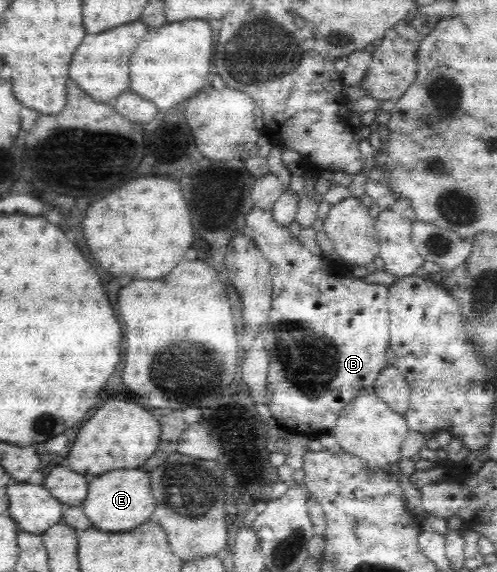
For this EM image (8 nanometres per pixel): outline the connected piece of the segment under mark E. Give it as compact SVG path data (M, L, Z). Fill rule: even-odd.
M118 469L112 473L104 473L90 483L87 499L81 507L93 527L98 530L128 532L132 527L150 522L156 509L150 473L140 469Z

